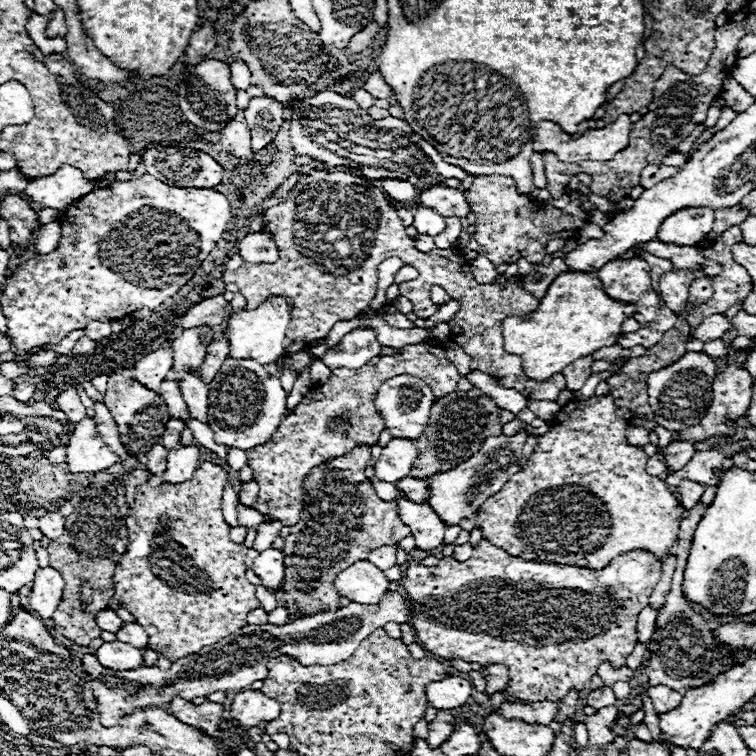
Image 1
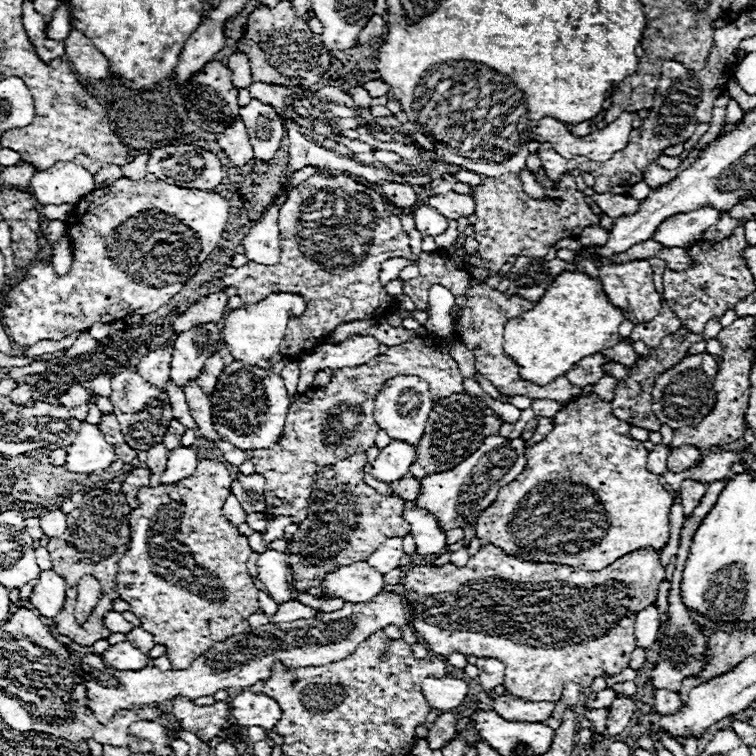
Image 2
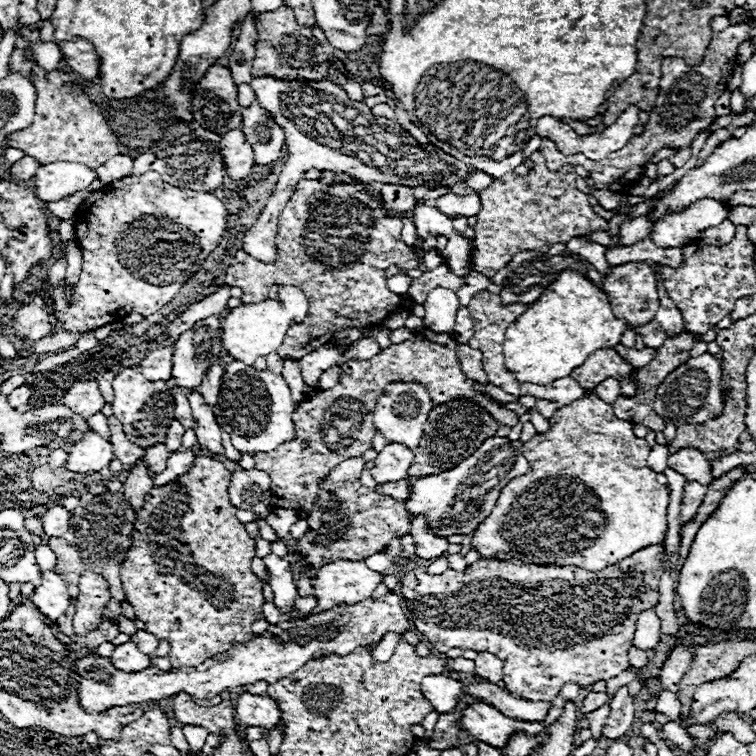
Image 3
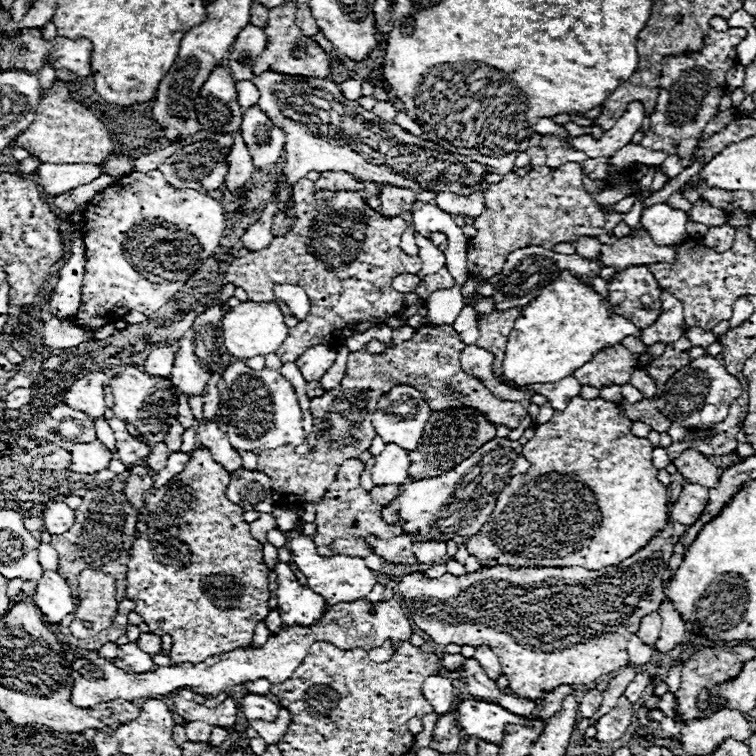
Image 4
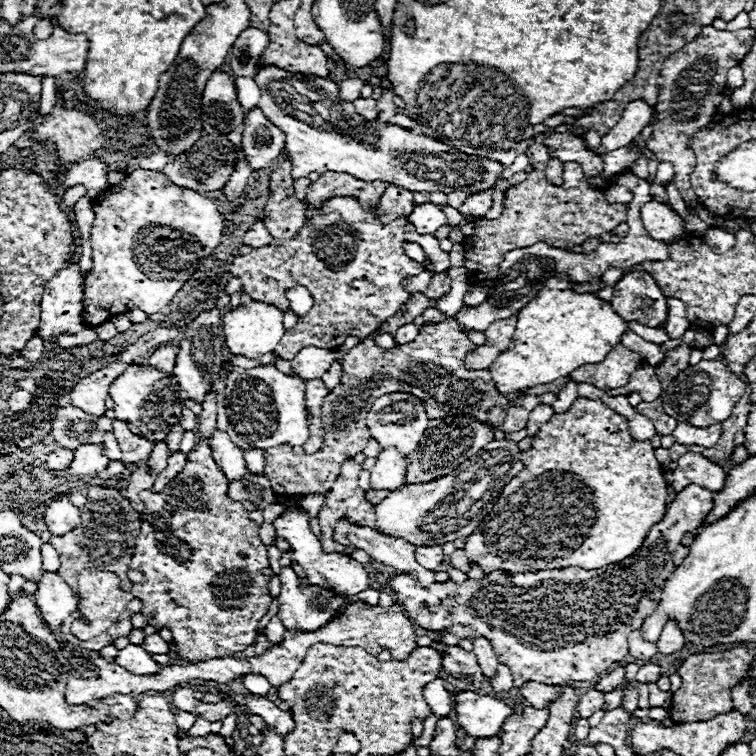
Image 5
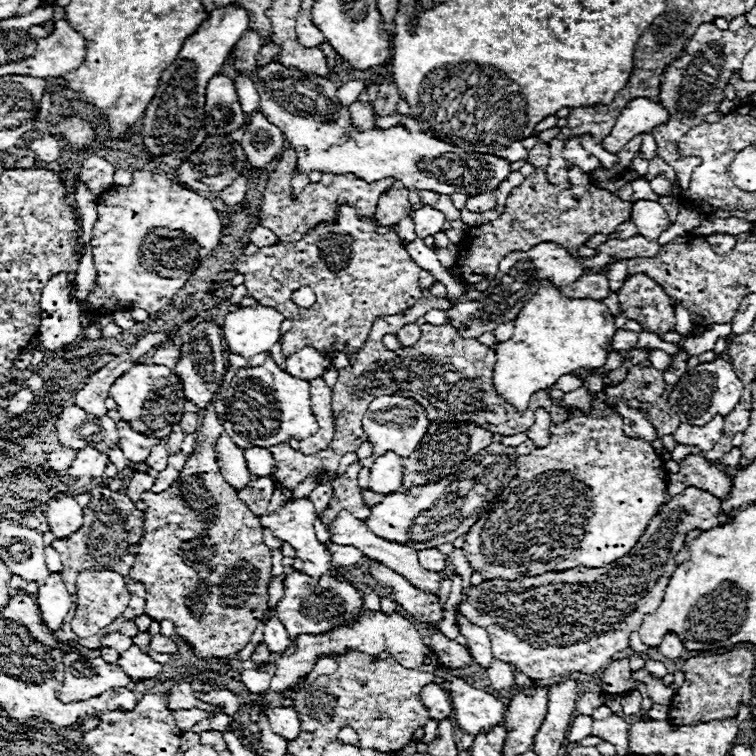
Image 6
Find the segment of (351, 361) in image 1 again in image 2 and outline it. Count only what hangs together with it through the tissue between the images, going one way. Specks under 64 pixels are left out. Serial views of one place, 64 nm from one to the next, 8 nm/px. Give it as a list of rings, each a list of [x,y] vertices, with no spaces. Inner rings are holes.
[[[352,334],[350,338],[346,338],[344,342],[332,346],[326,344],[322,350],[308,354],[302,362],[300,362],[300,380],[298,380],[298,394],[304,394],[306,390],[310,390],[314,386],[314,374],[322,368],[354,368],[354,366],[362,366],[368,360],[372,360],[374,356],[378,356],[378,340],[370,334]]]

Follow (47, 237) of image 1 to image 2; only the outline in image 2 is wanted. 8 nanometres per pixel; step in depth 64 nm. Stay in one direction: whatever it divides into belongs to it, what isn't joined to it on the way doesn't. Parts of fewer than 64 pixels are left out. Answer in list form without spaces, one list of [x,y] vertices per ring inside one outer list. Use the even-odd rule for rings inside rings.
[[[59,220],[49,222],[46,230],[43,232],[45,239],[50,247],[53,247],[58,239],[64,234],[66,224]]]

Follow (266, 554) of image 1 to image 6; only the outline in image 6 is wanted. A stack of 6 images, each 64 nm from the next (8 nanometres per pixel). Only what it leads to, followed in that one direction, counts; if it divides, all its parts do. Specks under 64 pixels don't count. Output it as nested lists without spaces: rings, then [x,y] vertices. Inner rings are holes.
[[[290,572],[284,576],[284,596],[278,602],[278,618],[284,622],[290,640],[298,634],[322,634],[352,620],[354,614],[362,610],[362,592],[348,582],[340,582],[332,576],[312,580],[302,572]]]

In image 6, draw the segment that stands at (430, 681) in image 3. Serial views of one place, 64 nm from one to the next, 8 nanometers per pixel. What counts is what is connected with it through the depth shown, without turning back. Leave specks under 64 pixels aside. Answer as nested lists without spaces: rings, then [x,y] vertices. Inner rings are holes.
[[[428,684],[422,690],[422,702],[426,704],[430,718],[444,720],[452,714],[452,700],[450,694],[440,684]]]

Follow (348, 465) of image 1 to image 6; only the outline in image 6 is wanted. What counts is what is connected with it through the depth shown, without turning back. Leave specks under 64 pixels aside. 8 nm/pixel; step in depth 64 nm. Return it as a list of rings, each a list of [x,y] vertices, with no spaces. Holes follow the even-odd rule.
[[[354,462],[346,468],[346,472],[336,478],[332,482],[332,500],[328,504],[328,508],[320,514],[320,520],[324,526],[330,526],[340,510],[348,510],[350,514],[354,514],[356,518],[360,518],[362,522],[370,518],[370,508],[364,506],[362,500],[362,488],[358,486],[358,472],[360,472],[360,464]]]

